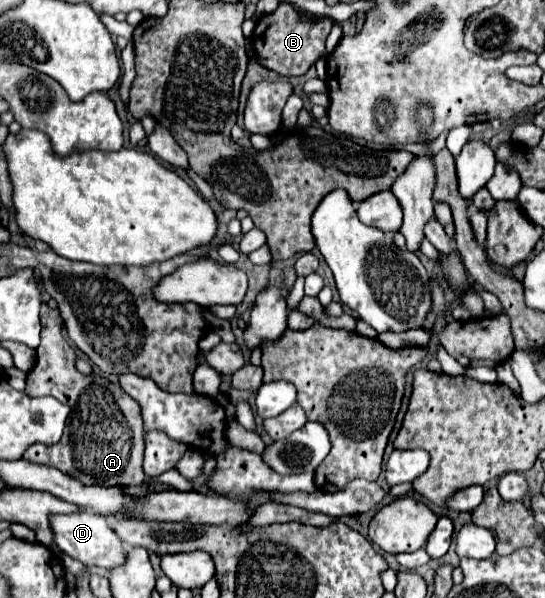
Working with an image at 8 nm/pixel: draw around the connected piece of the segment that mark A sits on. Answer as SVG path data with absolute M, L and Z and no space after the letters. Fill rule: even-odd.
M43 305L41 307L41 323L43 323L41 345L35 349L37 361L27 375L25 393L29 397L51 395L59 403L69 405L71 415L67 419L69 427L65 429L67 433L63 435L63 441L59 441L55 445L35 443L29 447L29 451L23 457L31 459L33 463L53 465L53 467L61 469L63 473L75 477L83 485L95 485L97 483L103 487L111 487L111 485L139 485L139 483L143 483L143 469L141 469L141 463L143 463L143 419L141 419L139 403L135 399L131 399L121 389L119 383L111 383L109 379L99 377L99 375L83 375L75 369L75 351L63 339L63 319L61 319L57 309L49 309L47 305Z

